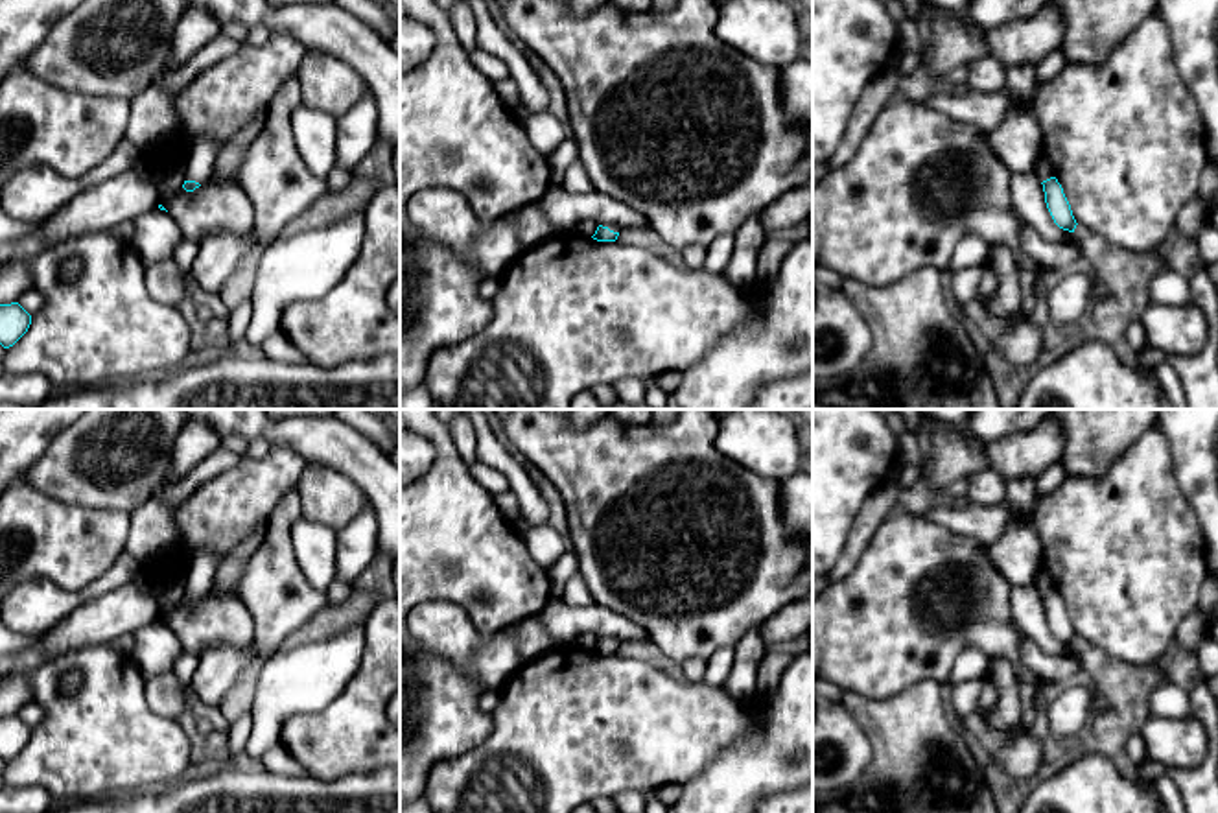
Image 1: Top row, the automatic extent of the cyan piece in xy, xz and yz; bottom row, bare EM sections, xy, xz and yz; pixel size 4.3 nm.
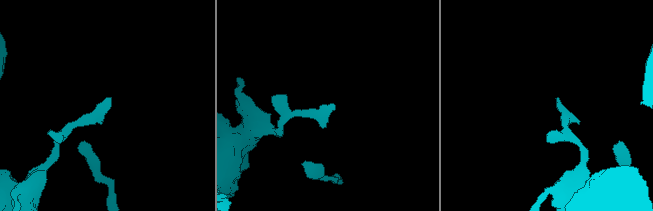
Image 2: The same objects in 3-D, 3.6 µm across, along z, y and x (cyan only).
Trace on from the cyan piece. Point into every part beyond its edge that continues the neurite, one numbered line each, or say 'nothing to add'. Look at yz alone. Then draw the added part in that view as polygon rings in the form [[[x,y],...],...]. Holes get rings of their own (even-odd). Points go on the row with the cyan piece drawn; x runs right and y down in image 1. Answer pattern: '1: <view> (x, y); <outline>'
1: yz (1043, 170); [[[1041,149],[1041,153],[1037,157],[1036,175],[1041,183],[1050,177],[1056,177],[1056,171],[1054,171],[1052,162],[1050,162],[1048,155],[1045,153],[1045,149]]]

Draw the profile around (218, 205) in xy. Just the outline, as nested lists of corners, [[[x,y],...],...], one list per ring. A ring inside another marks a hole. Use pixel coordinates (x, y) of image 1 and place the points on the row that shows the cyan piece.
[[[140,155],[131,170],[160,190],[158,205],[177,221],[182,236],[197,243],[212,232],[245,232],[252,225],[252,206],[238,183],[210,179],[193,192],[182,186],[166,192],[160,188],[166,173],[147,155]]]

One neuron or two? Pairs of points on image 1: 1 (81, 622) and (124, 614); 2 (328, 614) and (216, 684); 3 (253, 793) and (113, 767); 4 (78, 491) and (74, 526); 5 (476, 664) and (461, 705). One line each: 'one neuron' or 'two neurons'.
1: one neuron
2: two neurons
3: two neurons
4: two neurons
5: two neurons

